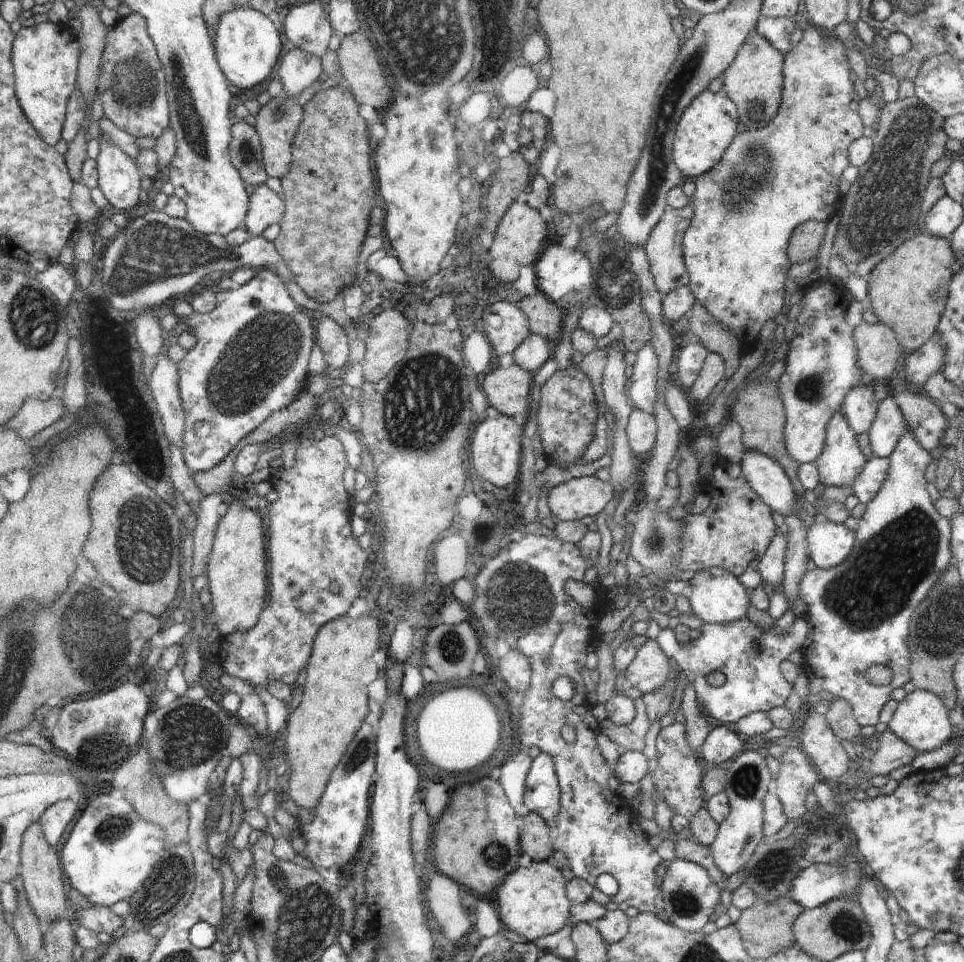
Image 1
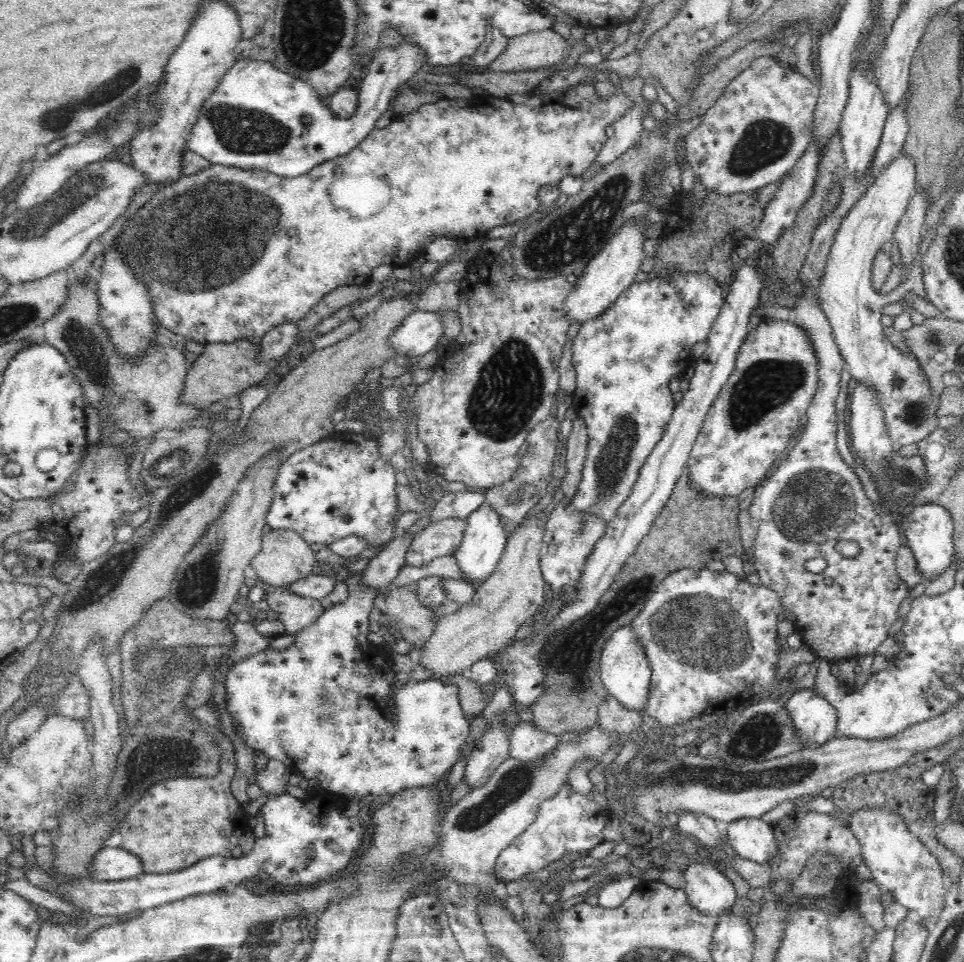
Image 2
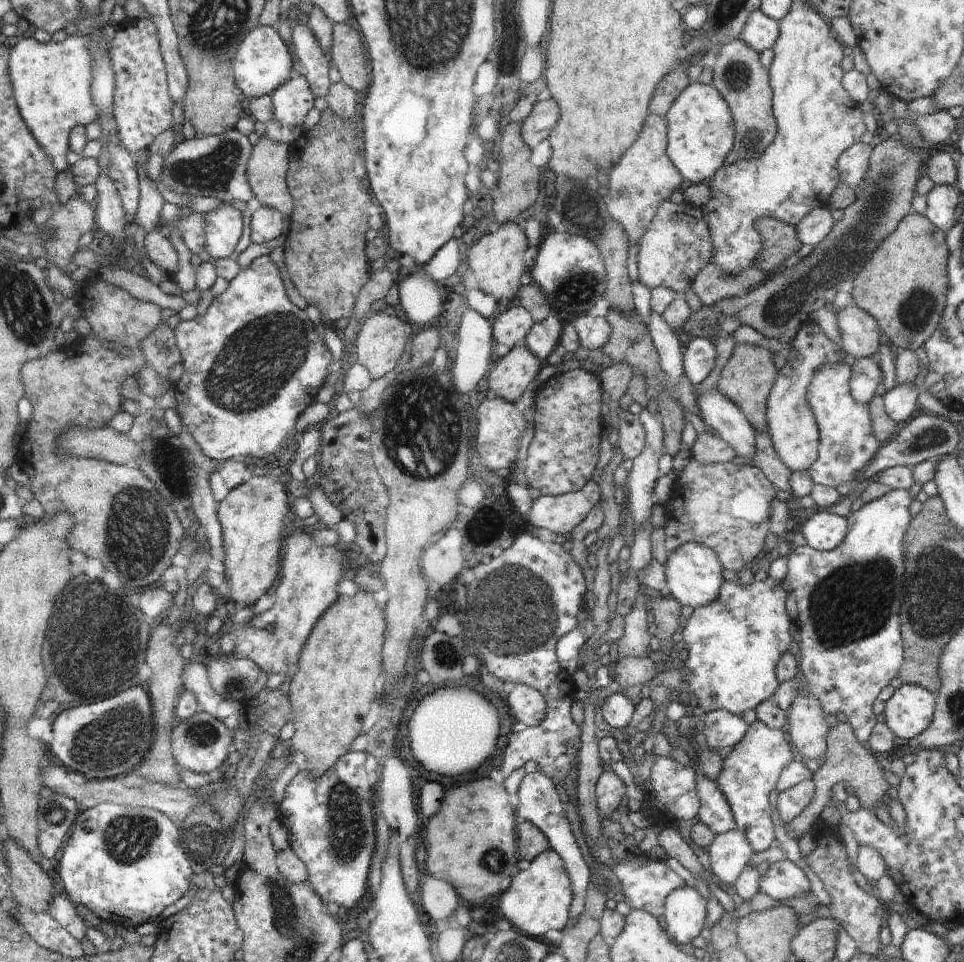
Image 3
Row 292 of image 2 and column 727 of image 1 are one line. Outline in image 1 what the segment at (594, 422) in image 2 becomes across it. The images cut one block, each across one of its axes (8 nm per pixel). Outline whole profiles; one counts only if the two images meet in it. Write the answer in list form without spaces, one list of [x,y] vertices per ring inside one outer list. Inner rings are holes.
[[[744,617],[727,623],[703,623],[686,644],[680,643],[669,628],[662,629],[655,640],[691,682],[702,715],[713,716],[724,722],[724,726],[733,727],[747,714],[784,707],[794,688],[782,676],[779,666],[792,652],[802,650],[809,630],[810,625],[803,617],[794,621],[788,630],[782,630],[776,624],[772,628],[760,628]],[[712,671],[720,671],[726,676],[726,682],[721,687],[708,684],[707,676]]]

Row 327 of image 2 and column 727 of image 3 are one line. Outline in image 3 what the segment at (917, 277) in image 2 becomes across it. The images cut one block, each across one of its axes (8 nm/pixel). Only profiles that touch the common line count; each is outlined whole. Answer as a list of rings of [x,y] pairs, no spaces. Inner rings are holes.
[[[740,829],[716,836],[708,846],[704,862],[717,881],[732,885],[750,863],[755,851]]]

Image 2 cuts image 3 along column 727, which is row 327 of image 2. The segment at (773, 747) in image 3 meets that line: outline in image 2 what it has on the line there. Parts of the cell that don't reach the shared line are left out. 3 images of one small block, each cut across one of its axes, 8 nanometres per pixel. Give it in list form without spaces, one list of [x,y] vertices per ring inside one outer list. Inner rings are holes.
[[[763,318],[764,321],[744,340],[734,373],[713,402],[689,454],[687,468],[690,483],[708,495],[737,497],[746,488],[755,488],[756,484],[764,481],[768,470],[786,455],[790,436],[805,421],[820,384],[818,359],[808,333],[800,329],[793,319],[784,321]]]

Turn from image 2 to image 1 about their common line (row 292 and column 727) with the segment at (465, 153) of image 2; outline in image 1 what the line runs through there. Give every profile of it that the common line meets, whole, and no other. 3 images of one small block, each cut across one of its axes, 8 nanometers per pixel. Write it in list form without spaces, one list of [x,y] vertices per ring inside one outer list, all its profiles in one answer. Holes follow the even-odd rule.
[[[804,12],[796,18],[796,24],[804,26],[802,39],[798,44],[783,56],[783,91],[781,92],[781,105],[778,107],[776,116],[772,122],[760,132],[743,132],[737,134],[726,152],[722,155],[720,162],[712,170],[696,177],[695,193],[690,201],[694,203],[695,211],[691,218],[690,226],[684,233],[681,243],[681,252],[686,270],[689,274],[687,287],[694,295],[696,302],[700,303],[708,312],[730,332],[733,332],[740,341],[741,356],[747,353],[760,340],[760,330],[762,325],[770,318],[774,318],[784,304],[784,291],[786,290],[786,279],[791,269],[791,262],[787,257],[787,246],[792,231],[806,221],[818,221],[825,219],[830,221],[834,215],[839,214],[842,204],[842,191],[840,190],[840,177],[845,168],[848,168],[849,146],[858,137],[862,137],[864,123],[860,118],[858,107],[860,96],[854,90],[850,81],[851,65],[846,57],[845,44],[839,39],[834,38],[830,42],[822,39],[824,34],[814,24],[805,18]]]

